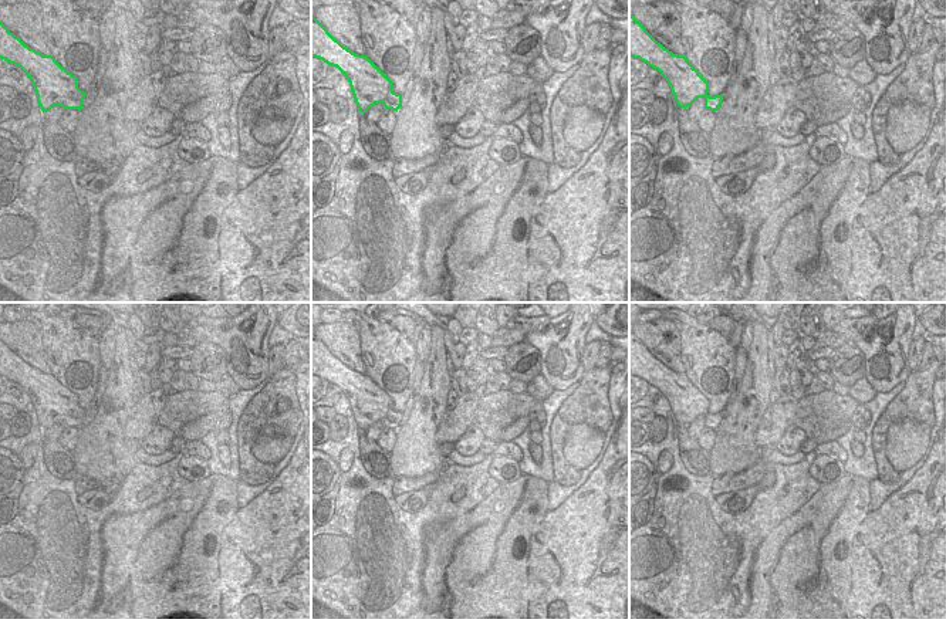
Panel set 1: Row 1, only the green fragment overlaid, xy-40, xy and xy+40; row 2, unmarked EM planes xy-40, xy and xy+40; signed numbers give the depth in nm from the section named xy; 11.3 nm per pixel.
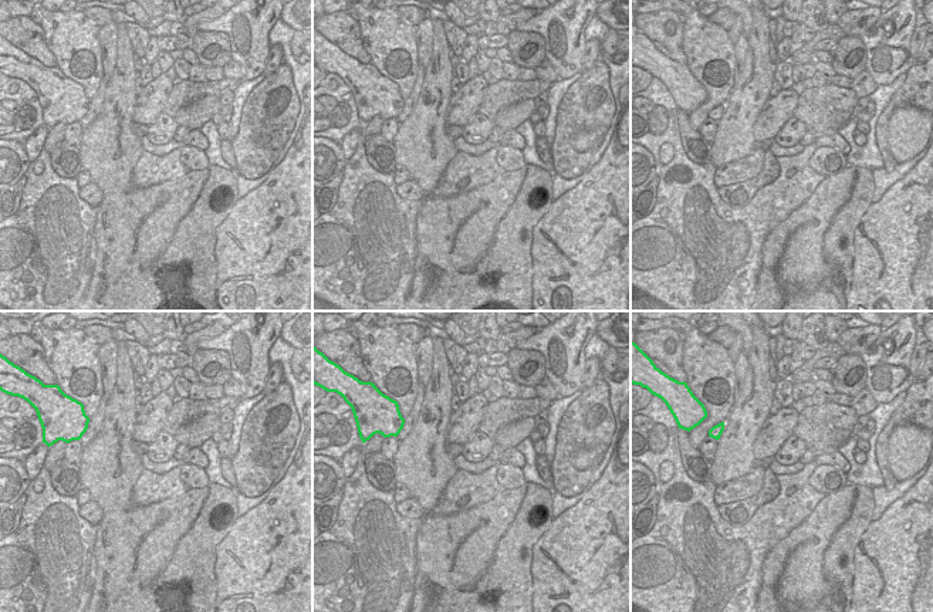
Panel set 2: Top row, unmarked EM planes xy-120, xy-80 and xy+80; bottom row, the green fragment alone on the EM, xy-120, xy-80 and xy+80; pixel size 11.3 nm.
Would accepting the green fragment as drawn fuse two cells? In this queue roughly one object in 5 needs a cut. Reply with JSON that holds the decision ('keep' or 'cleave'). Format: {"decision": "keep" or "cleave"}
{"decision": "keep"}

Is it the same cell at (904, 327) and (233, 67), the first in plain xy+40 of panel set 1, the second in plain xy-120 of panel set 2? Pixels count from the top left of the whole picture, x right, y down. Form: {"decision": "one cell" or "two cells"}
{"decision": "two cells"}

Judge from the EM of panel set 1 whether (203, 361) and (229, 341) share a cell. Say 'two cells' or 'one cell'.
two cells

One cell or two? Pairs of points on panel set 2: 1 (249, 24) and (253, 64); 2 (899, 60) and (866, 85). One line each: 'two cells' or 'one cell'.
1: one cell
2: two cells

